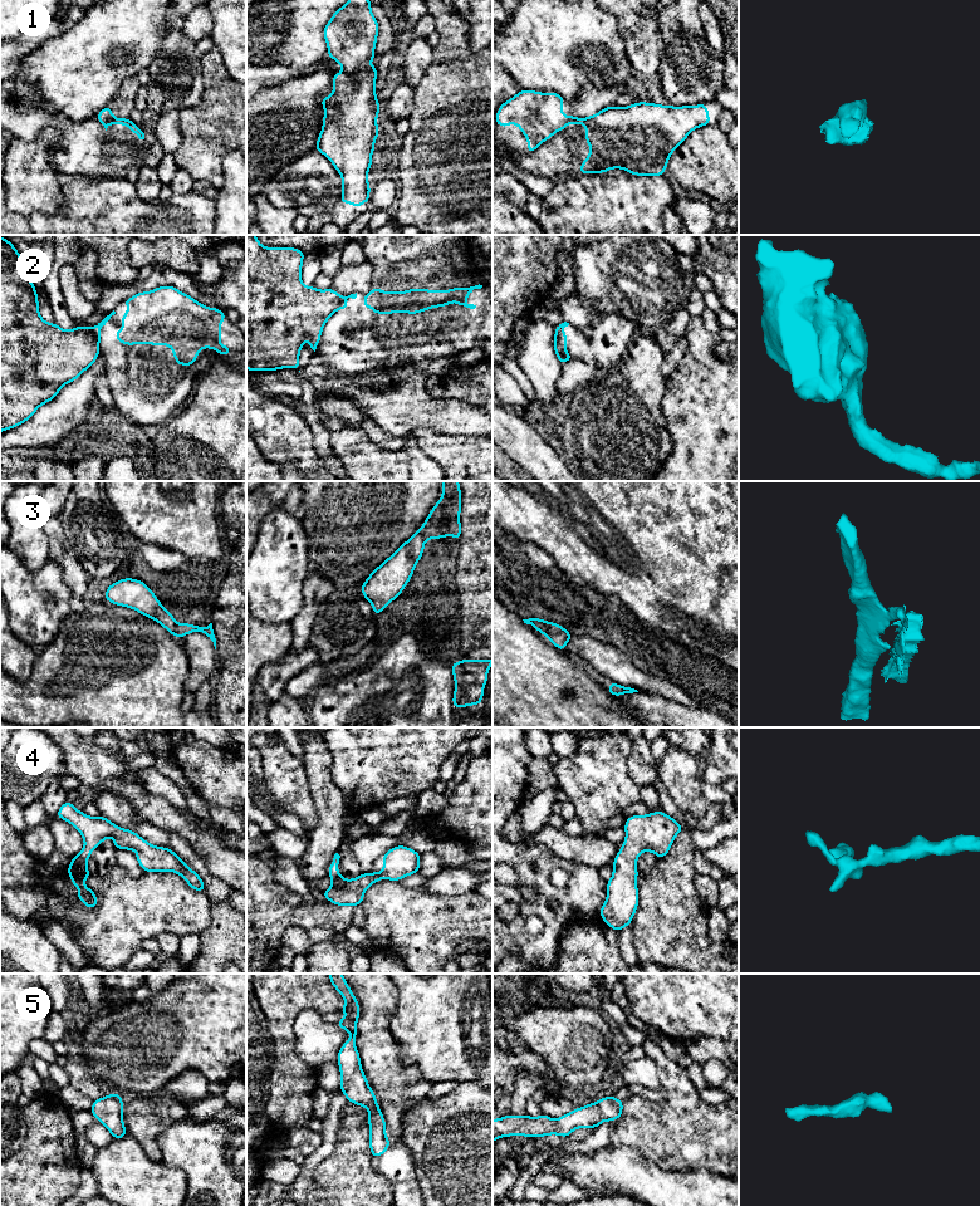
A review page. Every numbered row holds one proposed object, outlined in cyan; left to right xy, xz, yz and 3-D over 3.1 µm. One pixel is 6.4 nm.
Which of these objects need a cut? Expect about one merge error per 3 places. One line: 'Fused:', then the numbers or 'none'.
Fused: 1, 2, 3

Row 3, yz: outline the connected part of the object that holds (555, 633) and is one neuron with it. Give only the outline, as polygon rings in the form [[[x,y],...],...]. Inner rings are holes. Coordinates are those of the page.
[[[535,618],[536,627],[544,632],[544,636],[560,651],[564,651],[568,641],[573,637],[564,627],[558,623]]]

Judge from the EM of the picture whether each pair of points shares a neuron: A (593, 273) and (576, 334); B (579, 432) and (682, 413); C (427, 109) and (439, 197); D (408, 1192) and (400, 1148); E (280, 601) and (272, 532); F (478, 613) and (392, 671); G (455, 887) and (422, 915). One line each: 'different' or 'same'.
A: different
B: different
C: same
D: same
E: same
F: different
G: different

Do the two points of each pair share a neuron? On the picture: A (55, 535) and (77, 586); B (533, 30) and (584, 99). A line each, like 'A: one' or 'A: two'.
A: one
B: two

